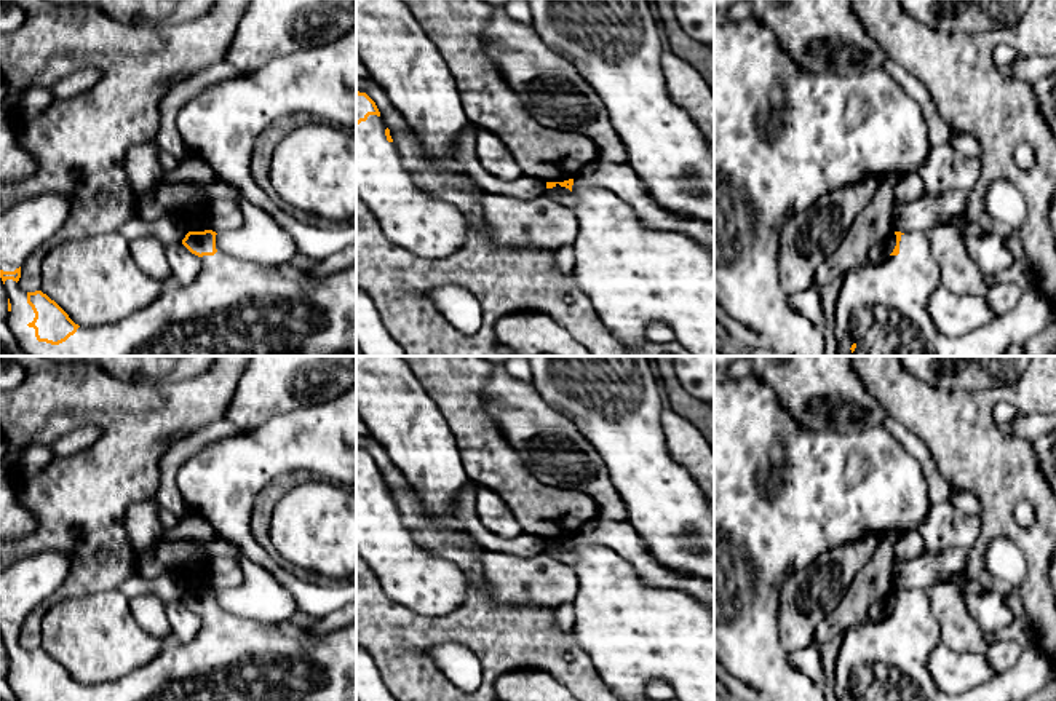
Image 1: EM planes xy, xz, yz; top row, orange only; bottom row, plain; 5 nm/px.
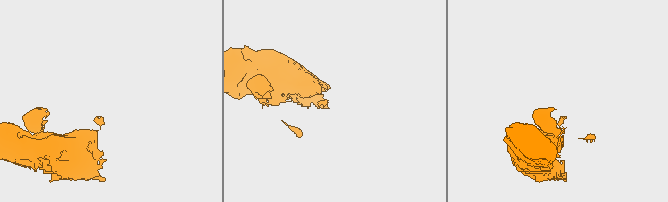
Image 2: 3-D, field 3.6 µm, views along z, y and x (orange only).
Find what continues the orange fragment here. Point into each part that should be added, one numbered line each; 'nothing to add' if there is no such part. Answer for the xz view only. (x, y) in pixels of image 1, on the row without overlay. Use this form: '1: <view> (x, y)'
1: xz (563, 553)

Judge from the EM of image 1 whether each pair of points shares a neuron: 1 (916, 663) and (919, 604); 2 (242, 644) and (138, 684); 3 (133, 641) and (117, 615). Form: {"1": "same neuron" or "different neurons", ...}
{"1": "same neuron", "2": "same neuron", "3": "same neuron"}

